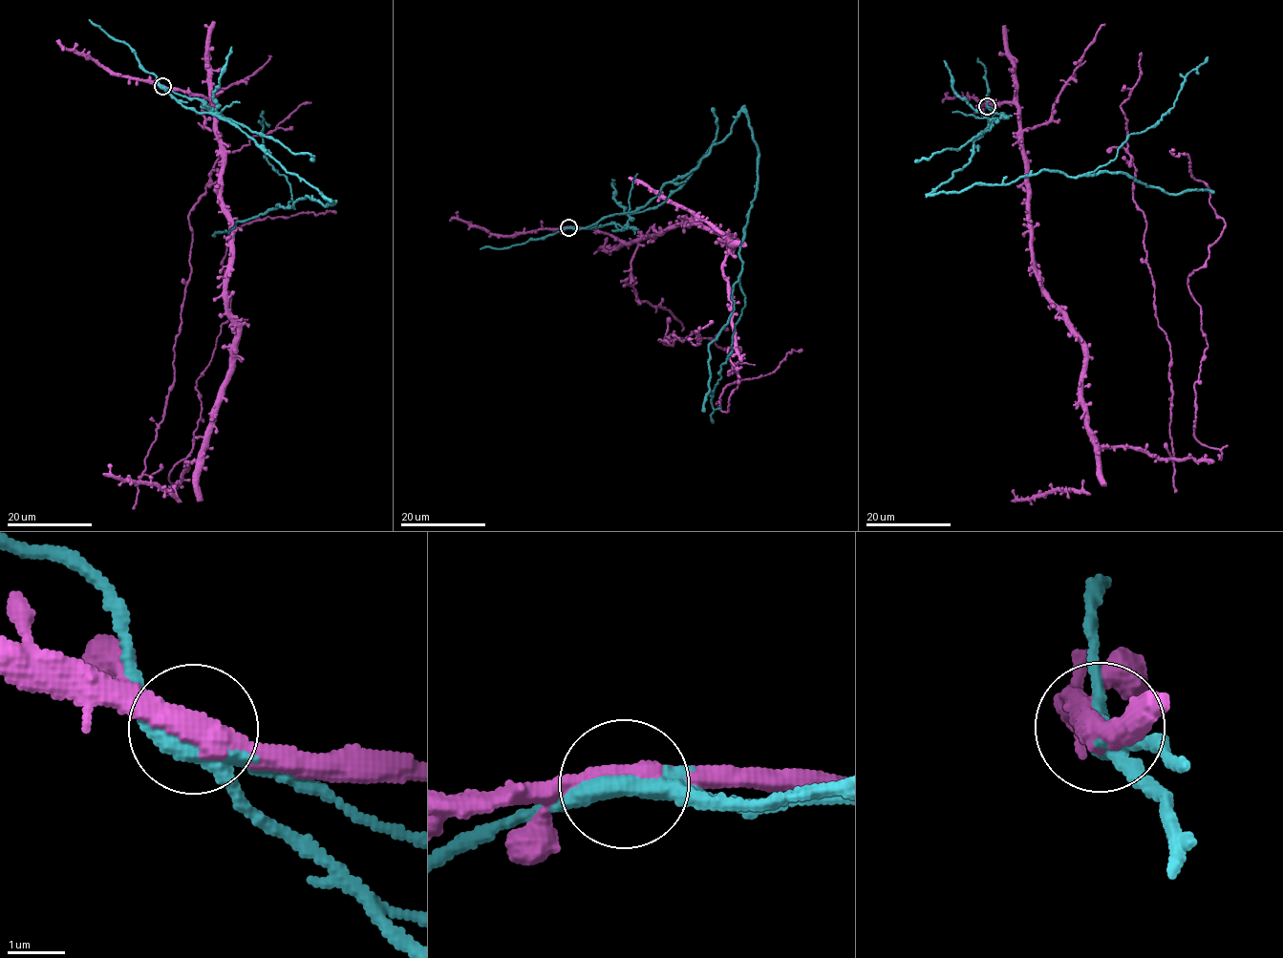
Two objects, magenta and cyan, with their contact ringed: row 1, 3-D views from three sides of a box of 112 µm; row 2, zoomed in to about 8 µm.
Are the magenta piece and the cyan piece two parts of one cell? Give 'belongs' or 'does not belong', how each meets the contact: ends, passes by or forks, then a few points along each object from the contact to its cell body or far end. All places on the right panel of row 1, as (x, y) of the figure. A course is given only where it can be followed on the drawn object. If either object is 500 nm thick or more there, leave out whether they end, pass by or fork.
does not belong; magenta passes by; cyan forks there; magenta runs (987, 106), (1017, 108), (1032, 266), (1081, 344), (1087, 429), (1211, 461), (1187, 278), (1226, 224), (1172, 151); cyan runs (987, 106), (993, 121), (969, 163), (930, 194), (1006, 185), (1042, 170), (1088, 175), (1159, 121), (1208, 57)

